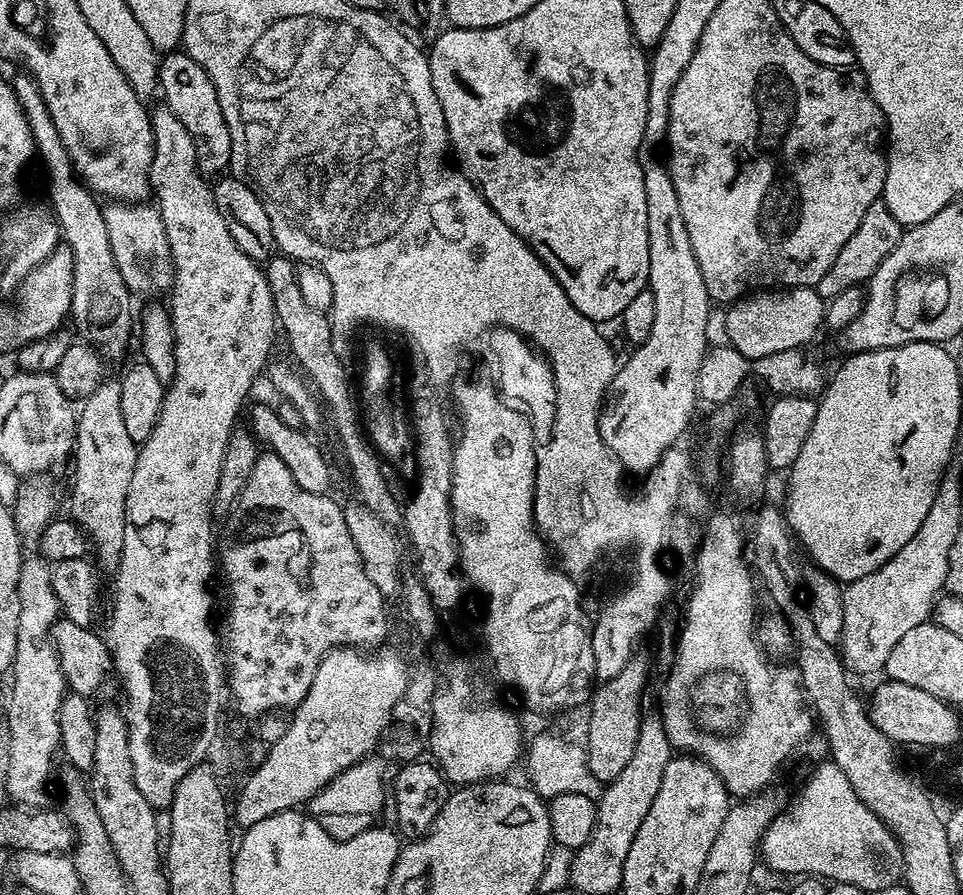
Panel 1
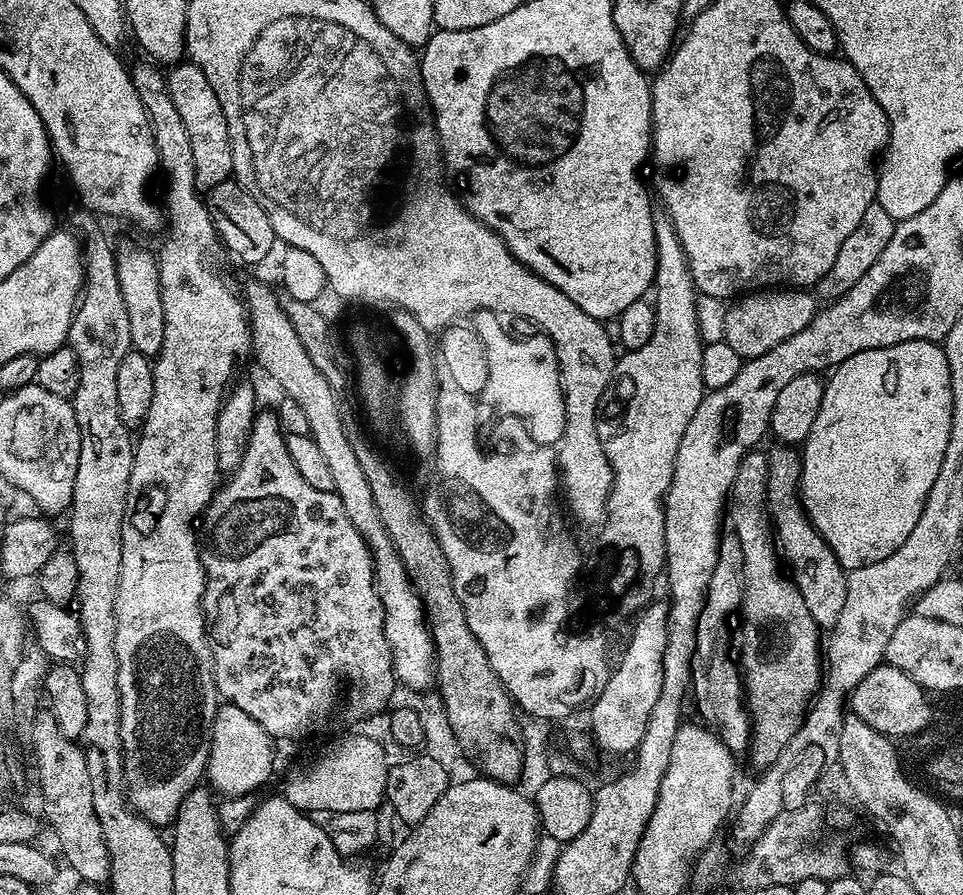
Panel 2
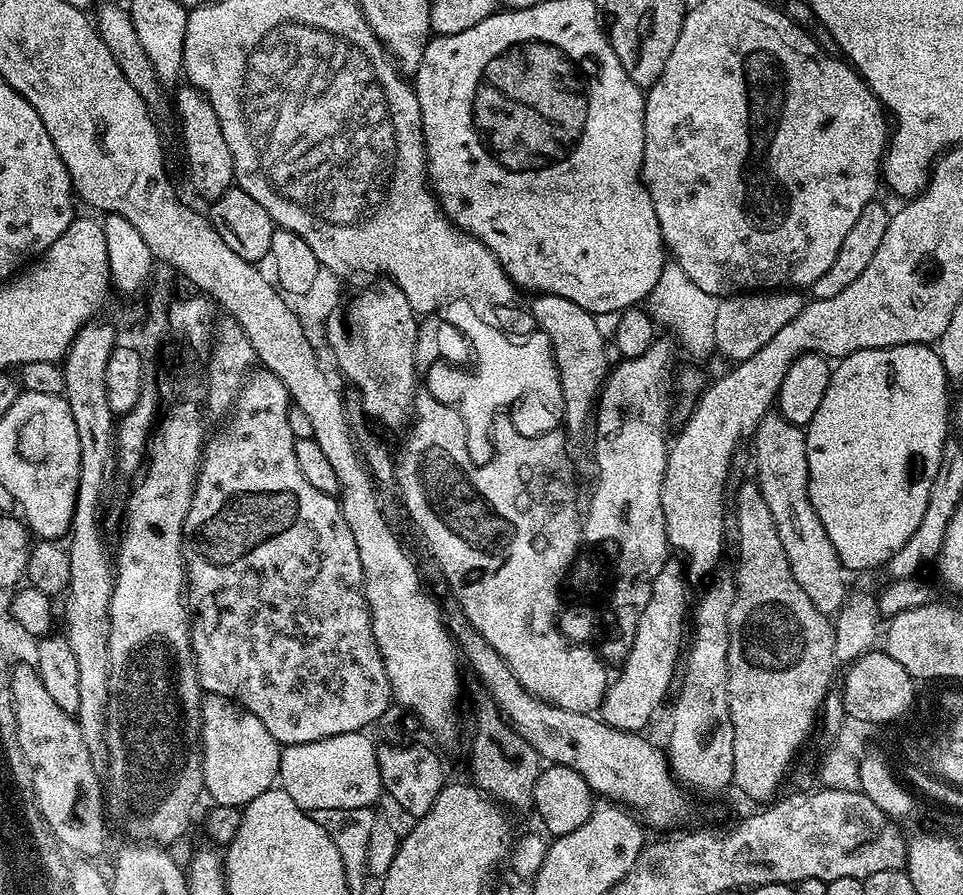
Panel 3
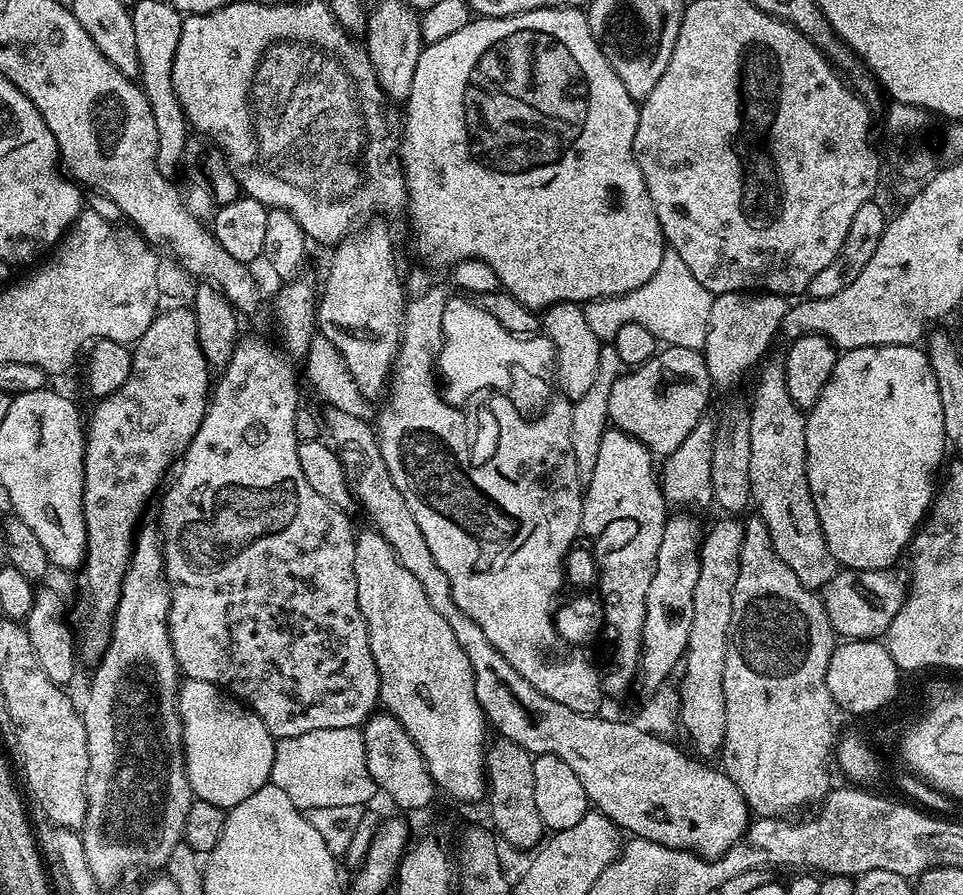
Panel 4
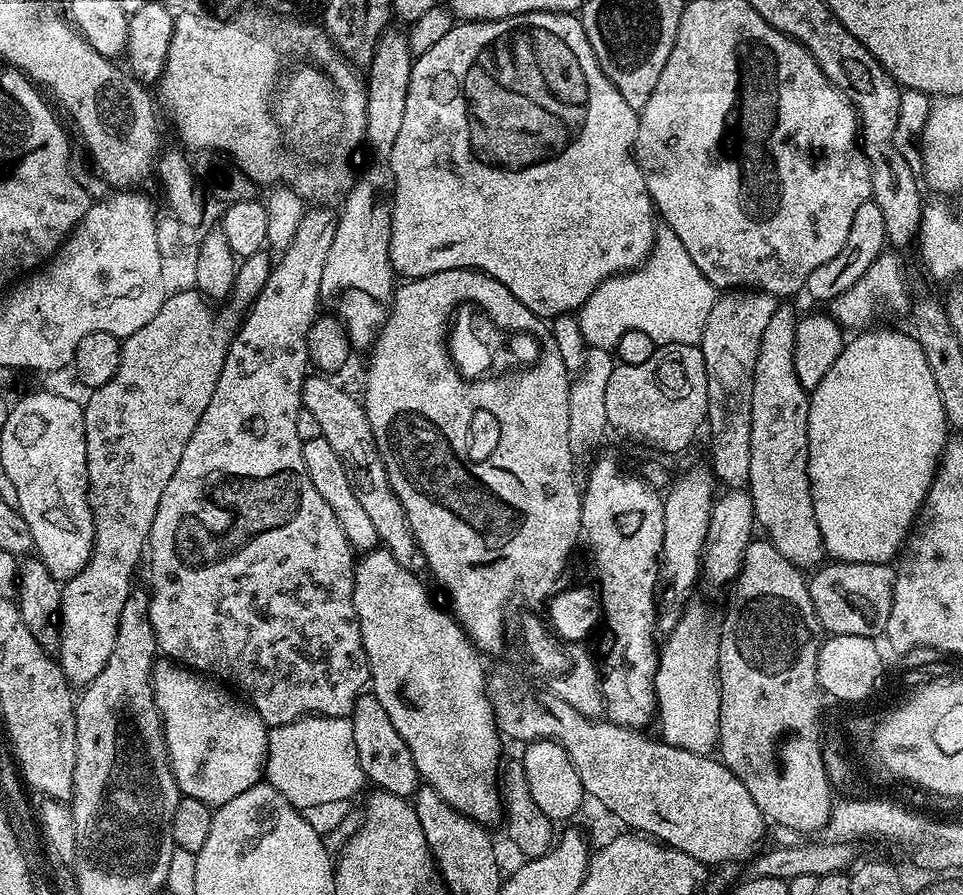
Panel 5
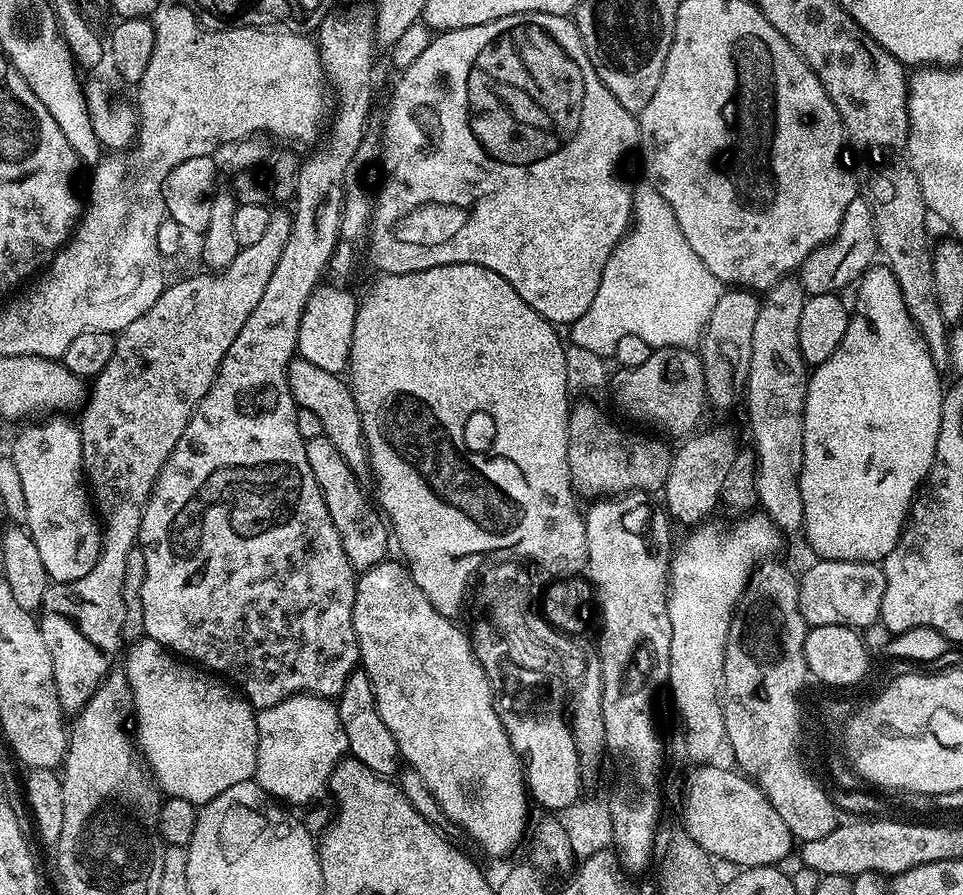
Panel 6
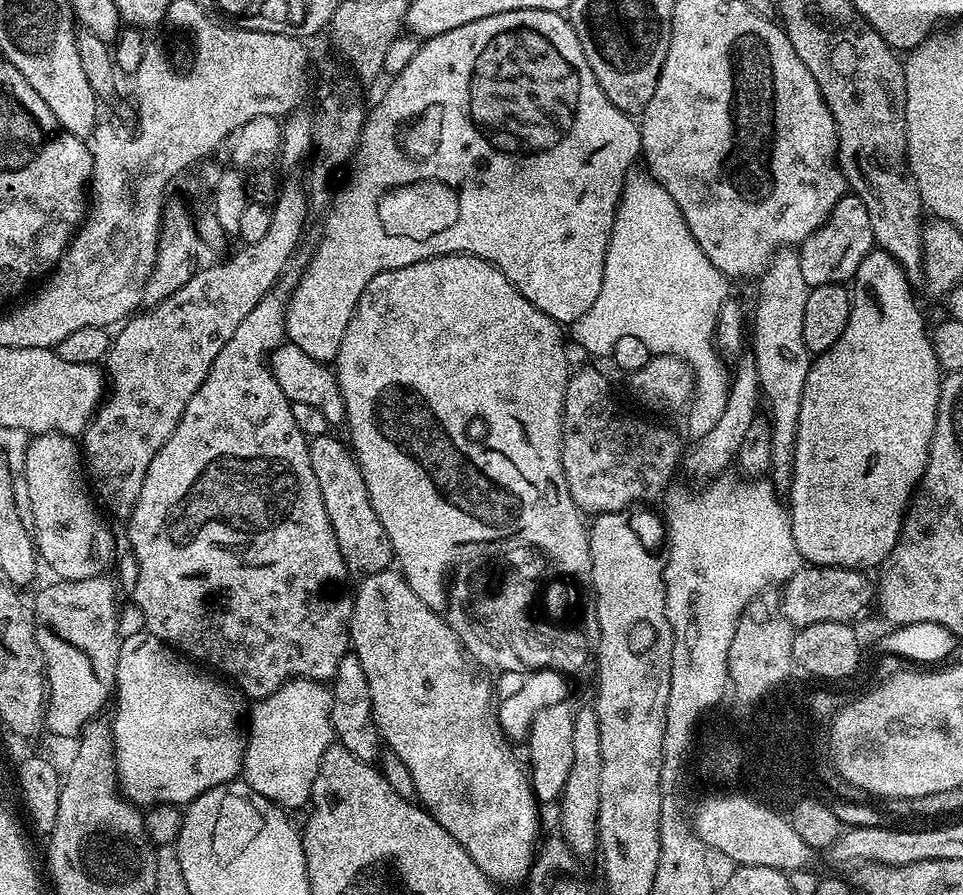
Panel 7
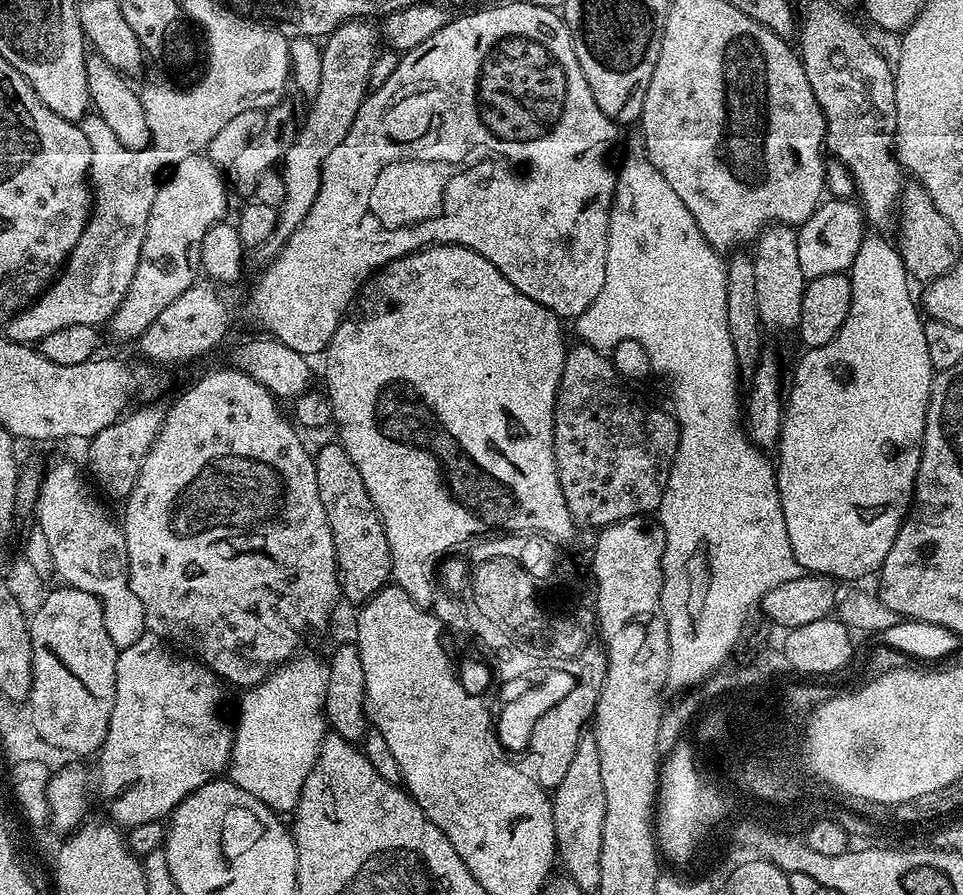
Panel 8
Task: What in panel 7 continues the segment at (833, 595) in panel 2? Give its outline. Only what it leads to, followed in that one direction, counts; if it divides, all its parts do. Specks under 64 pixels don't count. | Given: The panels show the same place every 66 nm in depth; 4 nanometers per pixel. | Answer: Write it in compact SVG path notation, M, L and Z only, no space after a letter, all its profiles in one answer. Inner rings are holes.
M781 250L772 257L772 261L769 262L767 270L758 277L758 284L760 289L756 292L756 313L750 316L750 350L754 354L754 362L756 363L756 369L758 370L758 382L760 383L760 395L762 397L762 408L766 413L766 419L770 426L770 479L777 489L786 490L790 486L792 481L792 463L794 462L794 446L796 445L796 430L798 428L798 410L802 404L802 390L806 386L806 374L810 370L813 357L810 355L808 347L806 346L806 338L802 338L802 318L806 315L806 298L809 294L809 286L806 282L806 278L802 278L802 262L800 261L799 251L796 250Z

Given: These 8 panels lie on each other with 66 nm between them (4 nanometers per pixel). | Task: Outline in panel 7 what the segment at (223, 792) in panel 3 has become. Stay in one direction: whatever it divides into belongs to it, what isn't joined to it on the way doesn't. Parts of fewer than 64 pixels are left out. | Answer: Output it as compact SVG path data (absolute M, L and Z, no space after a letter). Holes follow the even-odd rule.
M145 630L123 637L114 689L116 718L110 723L112 747L116 749L116 779L123 795L137 806L187 806L202 794L233 783L243 773L246 751L246 728L240 725L246 708L239 699L235 687L197 666L154 633Z

